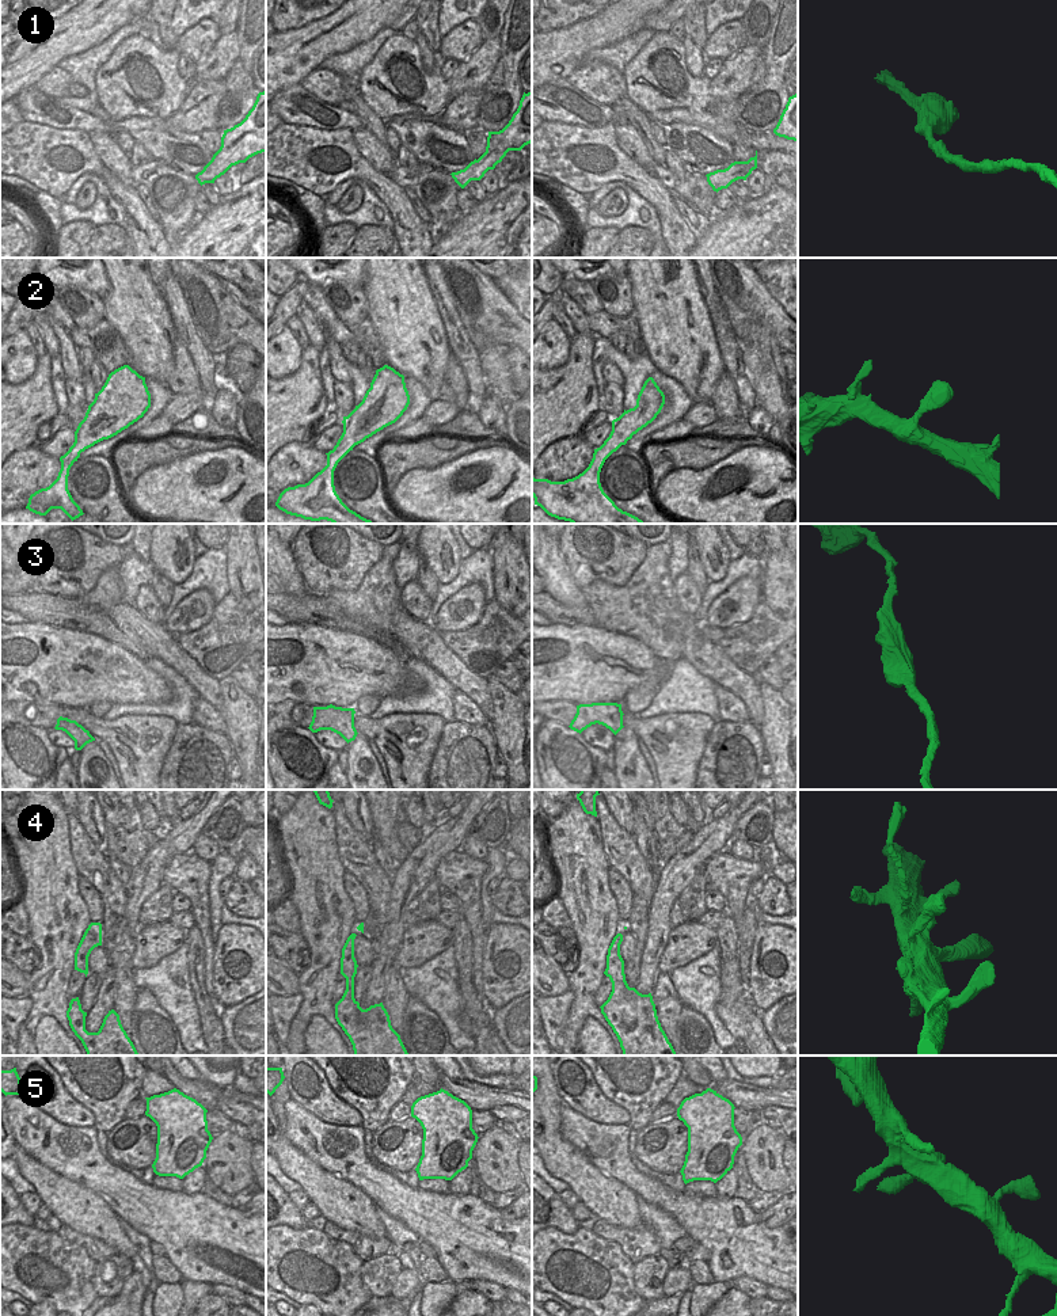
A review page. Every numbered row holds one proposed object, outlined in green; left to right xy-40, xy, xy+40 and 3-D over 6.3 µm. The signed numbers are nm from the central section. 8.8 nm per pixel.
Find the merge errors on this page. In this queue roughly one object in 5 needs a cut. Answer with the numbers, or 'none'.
none.

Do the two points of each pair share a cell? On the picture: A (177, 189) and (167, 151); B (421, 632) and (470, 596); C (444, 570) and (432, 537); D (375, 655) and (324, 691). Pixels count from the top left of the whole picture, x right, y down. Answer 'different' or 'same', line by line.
A: different
B: different
C: same
D: same

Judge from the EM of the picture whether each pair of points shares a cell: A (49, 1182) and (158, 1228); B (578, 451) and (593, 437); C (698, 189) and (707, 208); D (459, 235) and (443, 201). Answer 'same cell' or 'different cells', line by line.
A: different cells
B: different cells
C: same cell
D: different cells

